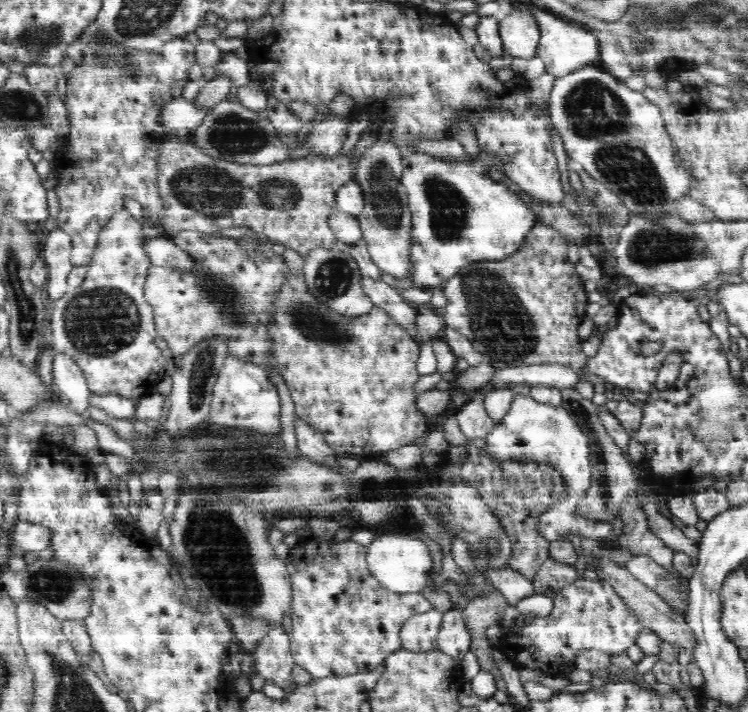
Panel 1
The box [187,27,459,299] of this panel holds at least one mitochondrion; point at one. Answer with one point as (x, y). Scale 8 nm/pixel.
(230, 135)

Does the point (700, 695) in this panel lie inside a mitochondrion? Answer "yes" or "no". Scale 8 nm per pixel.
no

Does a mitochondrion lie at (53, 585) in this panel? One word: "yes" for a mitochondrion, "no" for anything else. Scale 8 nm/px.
yes

